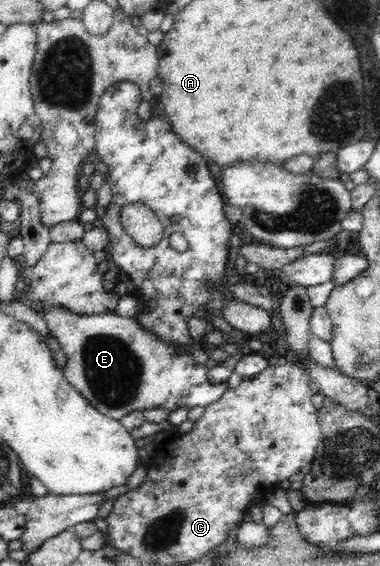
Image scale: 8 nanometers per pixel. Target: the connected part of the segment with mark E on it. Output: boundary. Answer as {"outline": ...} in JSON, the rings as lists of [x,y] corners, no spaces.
{"outline":[[[54,308],[54,310],[42,310],[42,317],[45,319],[45,323],[48,325],[48,328],[51,330],[51,333],[60,342],[61,348],[62,350],[64,350],[64,353],[67,356],[66,366],[62,370],[64,372],[64,377],[68,380],[68,383],[70,383],[71,386],[74,387],[75,390],[78,391],[80,394],[83,394],[83,397],[88,400],[88,403],[94,406],[101,414],[107,415],[109,418],[114,418],[116,421],[120,421],[120,418],[122,418],[122,416],[126,416],[126,414],[130,414],[130,412],[143,412],[144,410],[151,410],[152,408],[164,408],[165,410],[168,410],[170,412],[174,410],[180,410],[180,408],[184,408],[184,406],[190,409],[198,406],[205,407],[207,409],[208,406],[214,405],[216,402],[218,402],[220,400],[220,397],[222,397],[224,392],[226,392],[226,384],[212,384],[212,382],[208,382],[208,378],[206,378],[207,364],[205,364],[205,366],[200,366],[200,364],[194,364],[194,360],[192,360],[193,356],[190,356],[190,354],[186,354],[186,352],[180,352],[178,348],[172,348],[172,346],[168,346],[168,343],[174,342],[166,342],[166,340],[163,340],[160,335],[155,334],[155,331],[152,331],[151,329],[146,329],[146,327],[142,325],[142,321],[140,321],[140,319],[138,318],[118,316],[117,314],[114,314],[113,311],[109,312],[108,314],[91,314],[91,316],[77,316],[77,314],[69,314],[69,312],[65,312],[65,310],[59,310],[59,308]]]}

